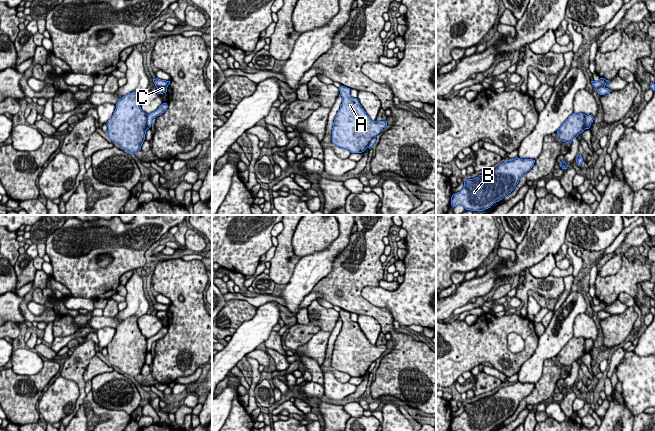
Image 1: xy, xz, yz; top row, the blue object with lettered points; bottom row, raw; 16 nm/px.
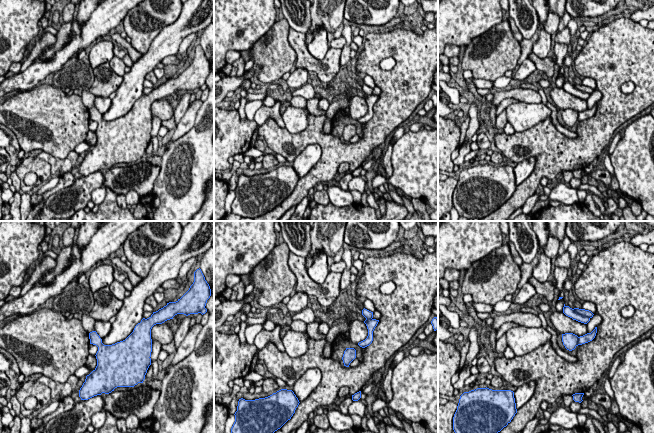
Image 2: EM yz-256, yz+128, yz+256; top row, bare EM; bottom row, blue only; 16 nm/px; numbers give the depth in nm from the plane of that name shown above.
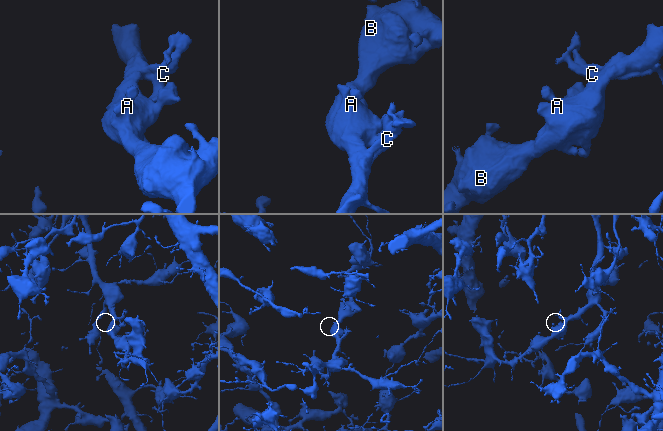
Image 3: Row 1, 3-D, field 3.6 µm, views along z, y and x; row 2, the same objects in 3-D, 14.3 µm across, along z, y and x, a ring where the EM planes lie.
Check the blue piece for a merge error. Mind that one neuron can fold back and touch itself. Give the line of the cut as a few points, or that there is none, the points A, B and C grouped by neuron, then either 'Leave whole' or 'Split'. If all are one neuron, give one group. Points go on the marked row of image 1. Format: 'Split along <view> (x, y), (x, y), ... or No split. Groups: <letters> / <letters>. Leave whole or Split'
No split. Groups: A B C. Leave whole

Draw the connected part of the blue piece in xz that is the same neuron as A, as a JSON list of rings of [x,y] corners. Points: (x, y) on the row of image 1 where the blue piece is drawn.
[[[339,87],[342,104],[332,128],[332,143],[351,153],[371,149],[376,136],[387,126],[387,121],[372,121],[357,98],[350,95],[350,88]]]

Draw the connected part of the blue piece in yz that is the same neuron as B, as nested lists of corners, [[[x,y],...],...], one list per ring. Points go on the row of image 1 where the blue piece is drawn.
[[[515,158],[501,163],[495,170],[464,181],[464,187],[451,197],[451,206],[483,211],[511,193],[535,160]]]

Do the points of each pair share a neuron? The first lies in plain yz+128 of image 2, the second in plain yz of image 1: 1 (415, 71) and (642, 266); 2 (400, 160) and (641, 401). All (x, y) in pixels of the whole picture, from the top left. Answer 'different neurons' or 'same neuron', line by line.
1: same neuron
2: same neuron

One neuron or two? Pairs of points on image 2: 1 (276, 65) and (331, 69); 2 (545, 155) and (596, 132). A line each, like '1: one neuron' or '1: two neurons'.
1: two neurons
2: one neuron

